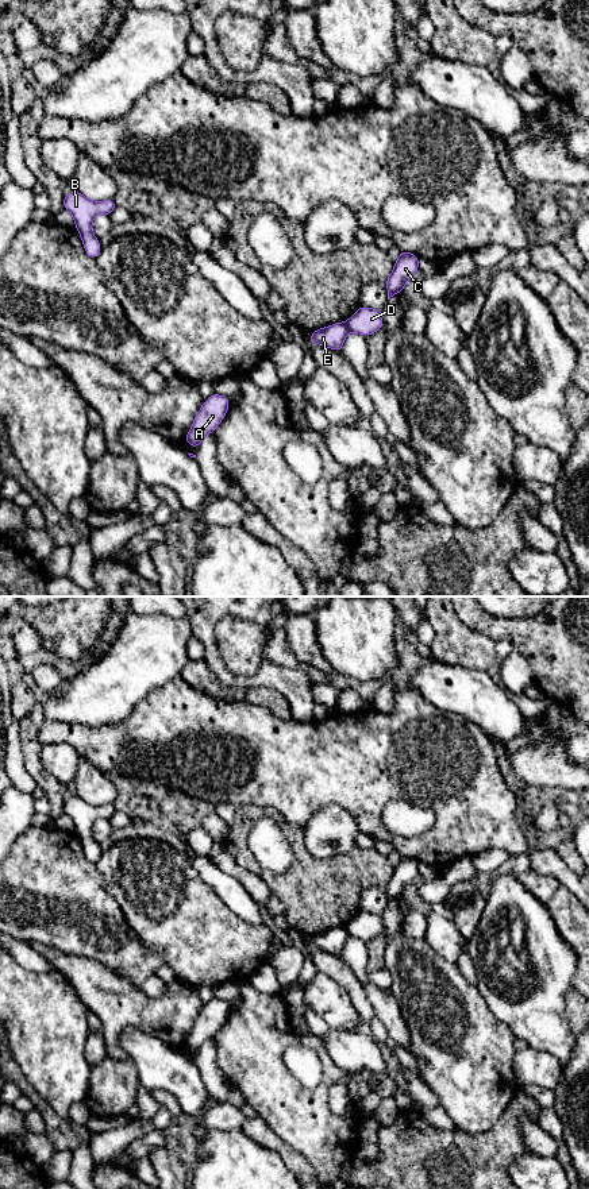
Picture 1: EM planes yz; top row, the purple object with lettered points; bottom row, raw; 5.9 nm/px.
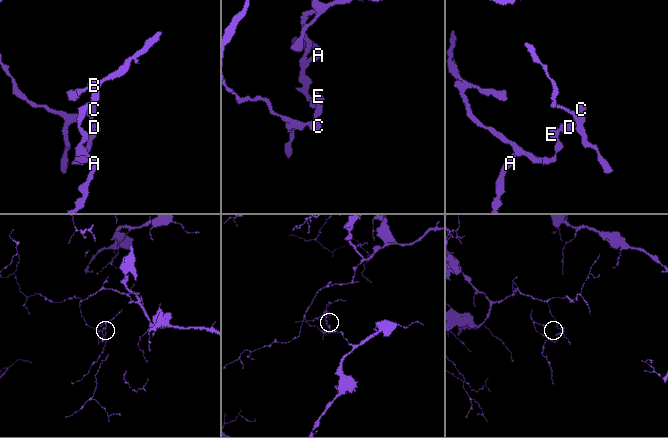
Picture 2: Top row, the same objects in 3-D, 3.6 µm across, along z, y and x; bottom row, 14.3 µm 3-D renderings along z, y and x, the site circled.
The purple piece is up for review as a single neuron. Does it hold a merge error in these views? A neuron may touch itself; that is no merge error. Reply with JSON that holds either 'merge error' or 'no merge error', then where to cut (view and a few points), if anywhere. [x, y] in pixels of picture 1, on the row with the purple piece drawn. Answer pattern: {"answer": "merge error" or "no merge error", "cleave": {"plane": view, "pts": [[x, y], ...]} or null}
{"answer": "merge error", "cleave": {"plane": "yz", "pts": [[345, 323], [350, 331]]}}

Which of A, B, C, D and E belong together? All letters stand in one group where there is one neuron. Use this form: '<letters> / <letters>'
A B E / C D

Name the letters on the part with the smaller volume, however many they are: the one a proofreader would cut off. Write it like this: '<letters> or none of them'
A, B, E

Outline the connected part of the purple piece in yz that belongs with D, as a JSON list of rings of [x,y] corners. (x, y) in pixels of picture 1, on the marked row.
[[[359,306],[357,312],[346,321],[346,325],[350,332],[367,336],[382,329],[382,323],[382,309]]]

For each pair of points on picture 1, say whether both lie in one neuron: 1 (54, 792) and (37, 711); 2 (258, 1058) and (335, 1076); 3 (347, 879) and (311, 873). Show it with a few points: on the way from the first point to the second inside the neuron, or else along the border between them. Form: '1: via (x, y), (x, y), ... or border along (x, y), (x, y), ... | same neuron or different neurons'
1: via (38, 772), (31, 759), (31, 732) | same neuron
2: via (277, 1077), (293, 1093), (316, 1092) | same neuron
3: via (338, 879), (320, 879) | same neuron

